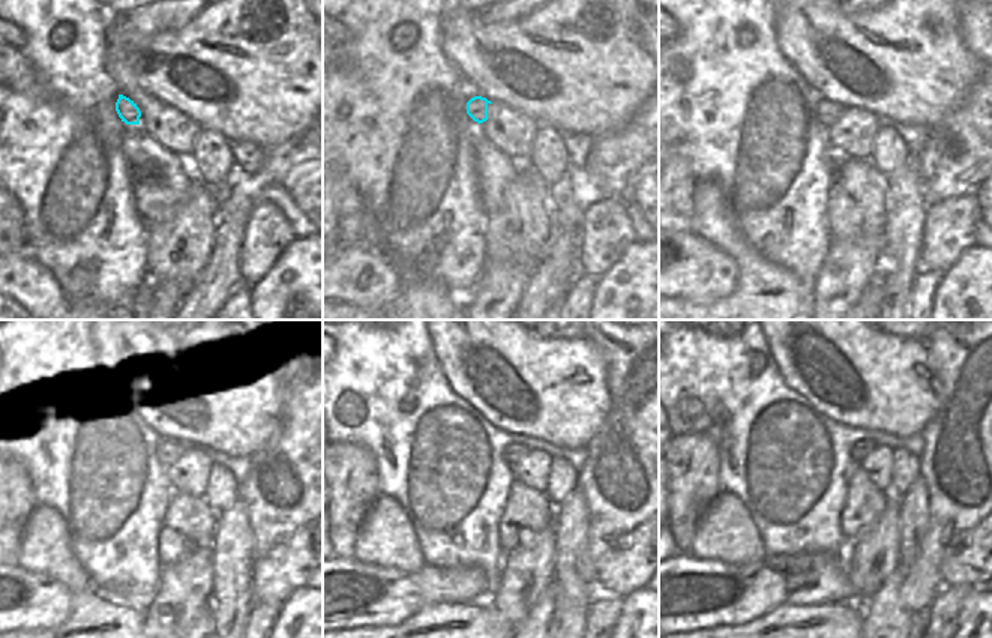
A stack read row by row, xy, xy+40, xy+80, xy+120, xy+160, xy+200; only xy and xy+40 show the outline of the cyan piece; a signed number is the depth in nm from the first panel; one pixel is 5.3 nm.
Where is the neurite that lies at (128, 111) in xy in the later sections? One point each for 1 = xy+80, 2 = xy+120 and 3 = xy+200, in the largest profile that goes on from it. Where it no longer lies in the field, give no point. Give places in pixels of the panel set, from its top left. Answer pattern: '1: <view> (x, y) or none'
1: xy+80 (827, 113)
2: xy+120 (168, 451)
3: xy+200 (860, 449)

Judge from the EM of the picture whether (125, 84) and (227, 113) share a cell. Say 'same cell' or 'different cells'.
different cells

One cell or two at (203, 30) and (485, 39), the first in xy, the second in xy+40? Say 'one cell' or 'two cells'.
one cell

